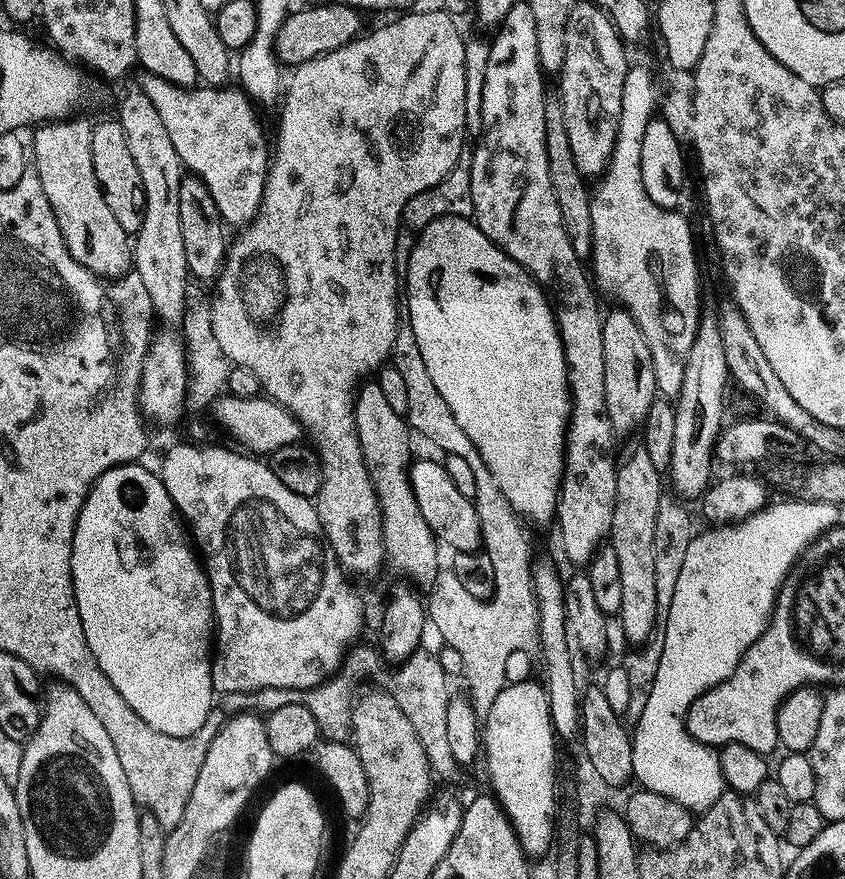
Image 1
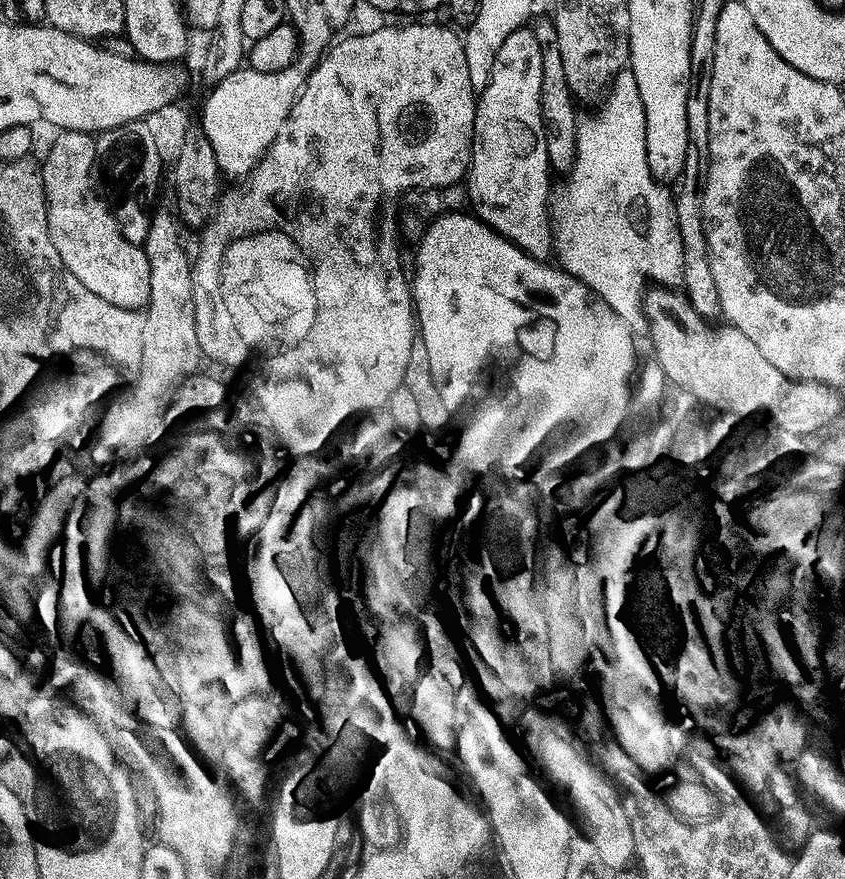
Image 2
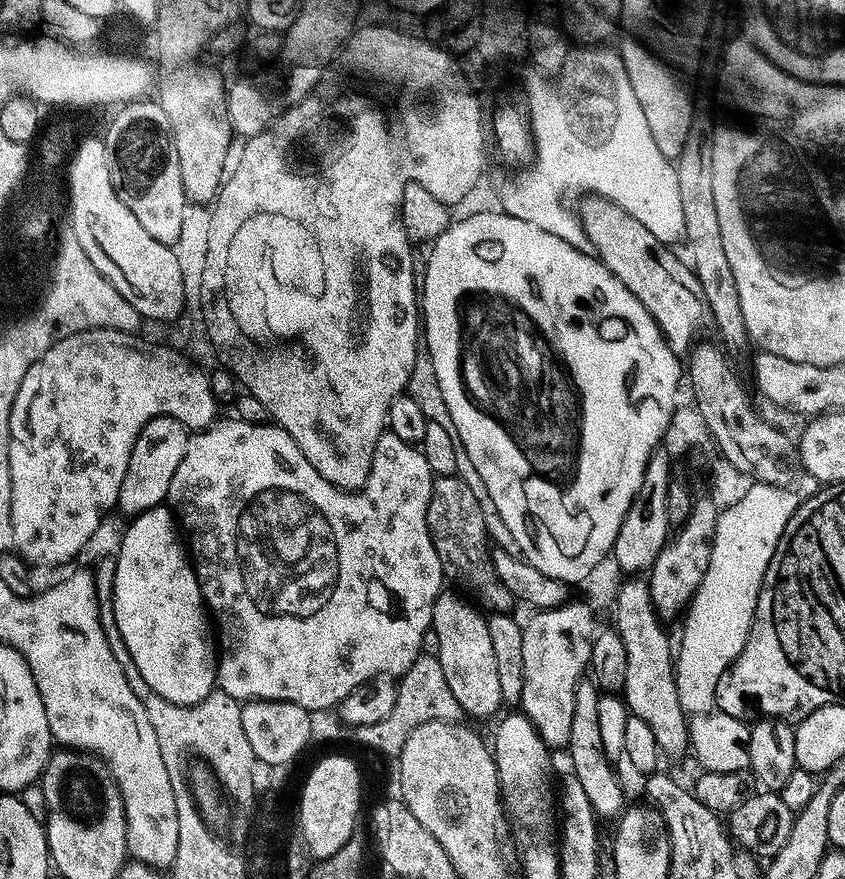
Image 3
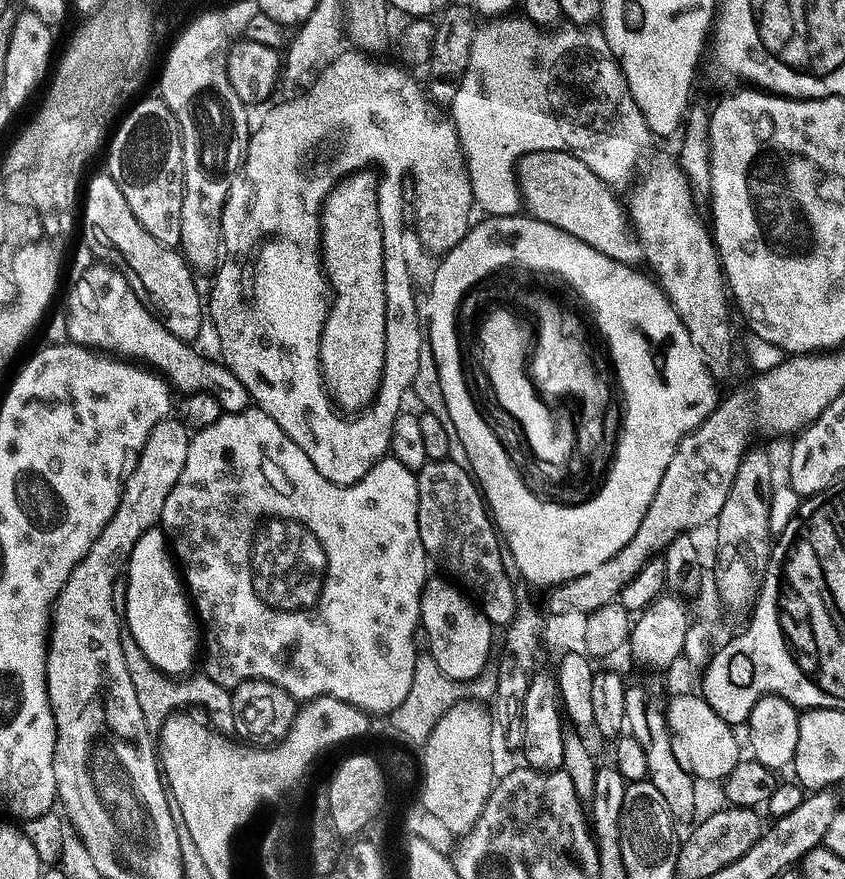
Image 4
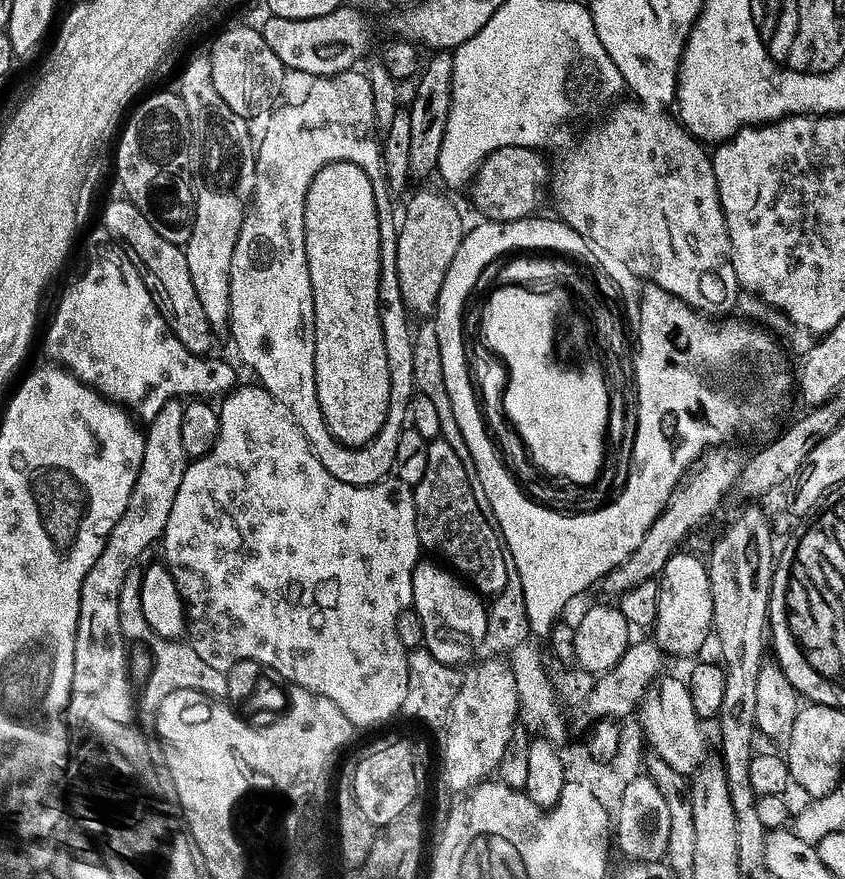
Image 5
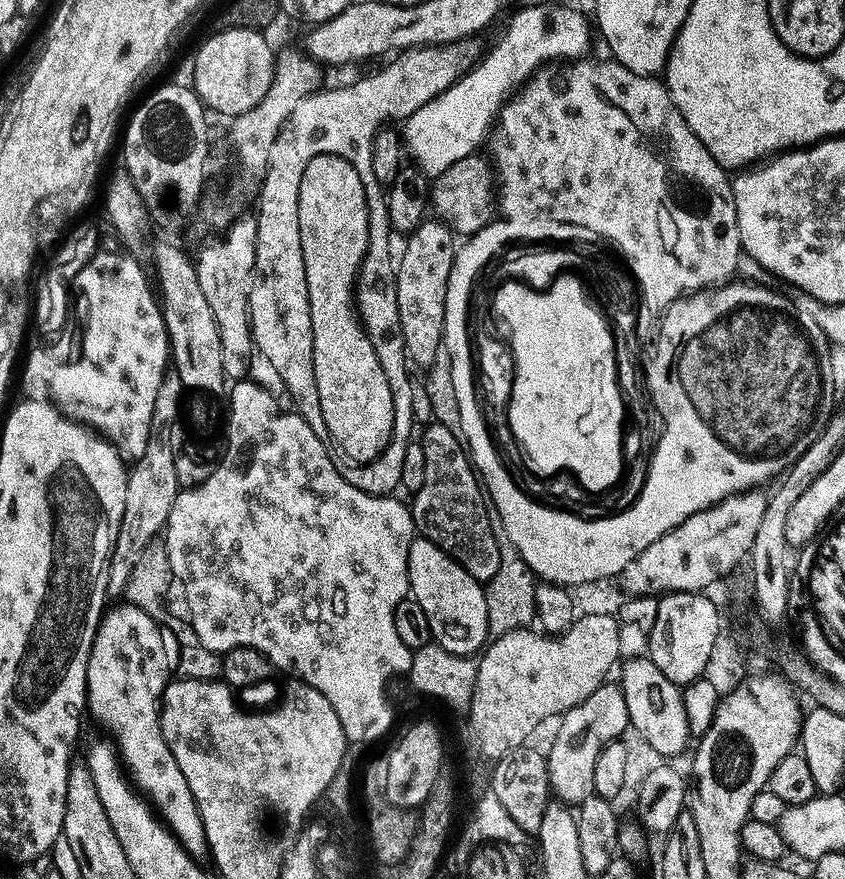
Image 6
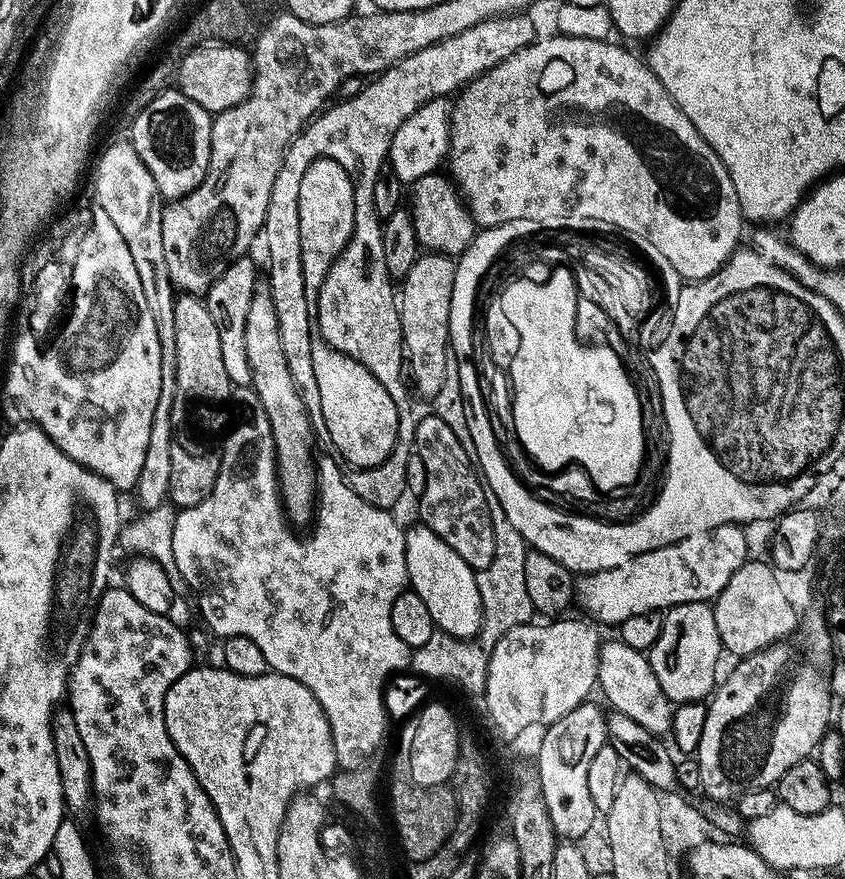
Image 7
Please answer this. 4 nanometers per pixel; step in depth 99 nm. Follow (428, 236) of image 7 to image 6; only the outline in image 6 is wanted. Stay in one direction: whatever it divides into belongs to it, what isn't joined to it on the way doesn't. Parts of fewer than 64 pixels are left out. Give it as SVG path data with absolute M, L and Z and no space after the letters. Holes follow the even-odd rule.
M477 154L458 162L458 166L450 166L446 174L435 177L431 207L457 237L471 238L489 227L493 223L492 215L495 217L498 212L498 181L491 159Z

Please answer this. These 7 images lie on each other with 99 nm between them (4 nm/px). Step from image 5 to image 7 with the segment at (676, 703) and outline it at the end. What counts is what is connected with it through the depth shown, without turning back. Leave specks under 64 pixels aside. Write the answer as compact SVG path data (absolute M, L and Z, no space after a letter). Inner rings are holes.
M619 640L603 643L599 660L599 689L603 690L613 711L638 722L644 729L650 730L657 738L669 735L672 730L672 718L675 712L672 701L666 698L662 686L658 683L649 657L640 651L626 646Z

